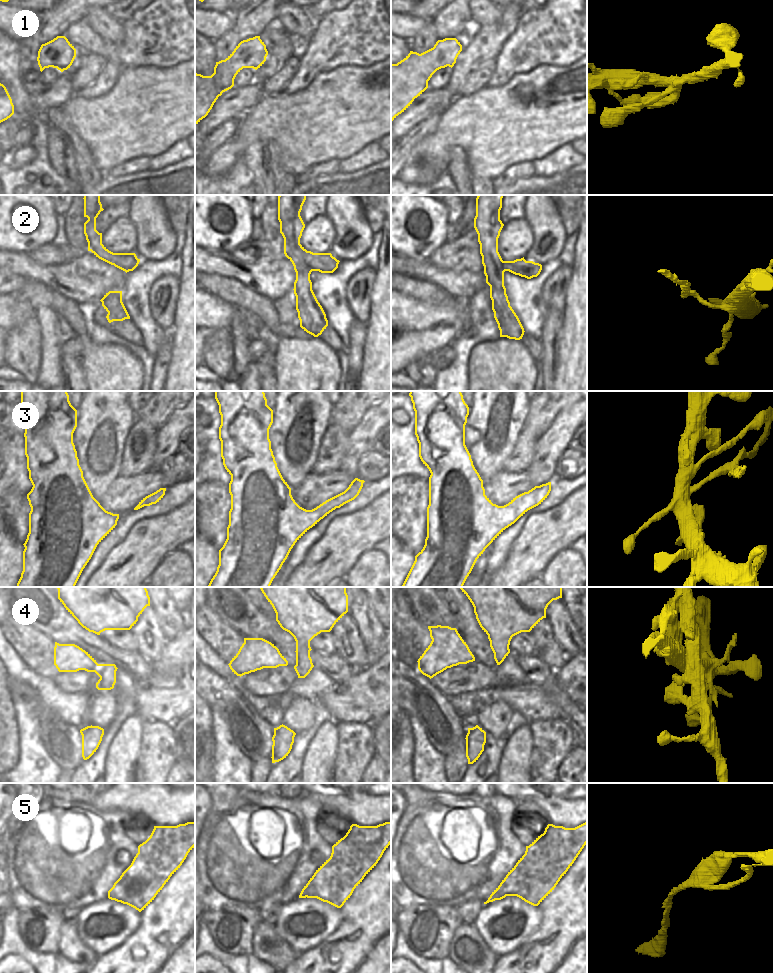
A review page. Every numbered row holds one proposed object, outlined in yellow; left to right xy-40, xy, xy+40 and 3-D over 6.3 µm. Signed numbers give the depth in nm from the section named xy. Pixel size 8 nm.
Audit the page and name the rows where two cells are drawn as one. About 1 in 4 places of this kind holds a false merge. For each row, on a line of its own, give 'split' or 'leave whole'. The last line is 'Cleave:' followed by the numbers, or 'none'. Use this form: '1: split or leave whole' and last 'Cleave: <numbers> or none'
1: leave whole
2: split
3: split
4: leave whole
5: split
Cleave: 2, 3, 5

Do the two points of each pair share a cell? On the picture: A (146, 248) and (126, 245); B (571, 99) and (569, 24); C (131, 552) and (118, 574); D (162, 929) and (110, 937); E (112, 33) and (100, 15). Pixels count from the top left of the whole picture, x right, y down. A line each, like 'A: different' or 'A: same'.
A: different
B: different
C: same
D: different
E: same

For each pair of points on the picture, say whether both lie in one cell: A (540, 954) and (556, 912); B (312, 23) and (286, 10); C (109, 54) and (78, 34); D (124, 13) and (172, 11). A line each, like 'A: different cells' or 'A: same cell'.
A: same cell
B: same cell
C: same cell
D: different cells

